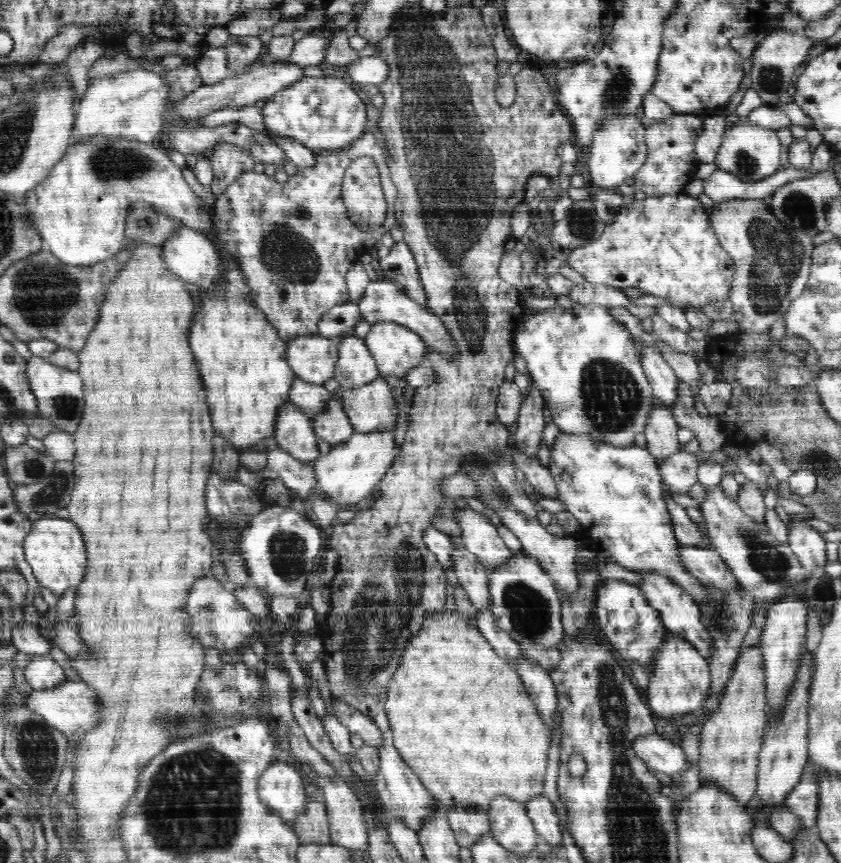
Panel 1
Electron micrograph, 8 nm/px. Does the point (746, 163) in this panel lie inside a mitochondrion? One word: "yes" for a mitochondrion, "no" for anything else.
yes

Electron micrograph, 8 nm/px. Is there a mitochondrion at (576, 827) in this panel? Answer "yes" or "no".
no

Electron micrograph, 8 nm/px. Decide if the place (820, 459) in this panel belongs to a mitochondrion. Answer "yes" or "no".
yes

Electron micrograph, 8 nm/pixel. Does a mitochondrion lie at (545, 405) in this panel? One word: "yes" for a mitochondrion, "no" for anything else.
no

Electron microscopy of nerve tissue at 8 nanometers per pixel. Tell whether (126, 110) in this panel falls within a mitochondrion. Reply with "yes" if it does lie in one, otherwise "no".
no

